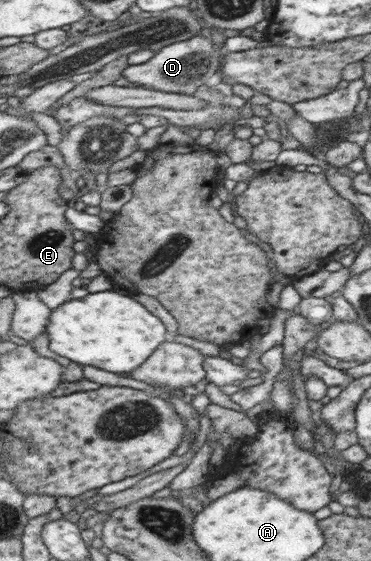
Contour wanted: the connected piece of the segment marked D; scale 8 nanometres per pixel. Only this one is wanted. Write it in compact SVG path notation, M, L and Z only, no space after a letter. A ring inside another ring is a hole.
M200 35L186 38L182 41L174 41L160 47L152 58L142 64L128 65L121 72L121 77L132 84L132 87L141 87L147 90L160 90L178 94L193 95L196 89L202 85L208 85L214 81L214 71L220 64L218 50L210 38Z

